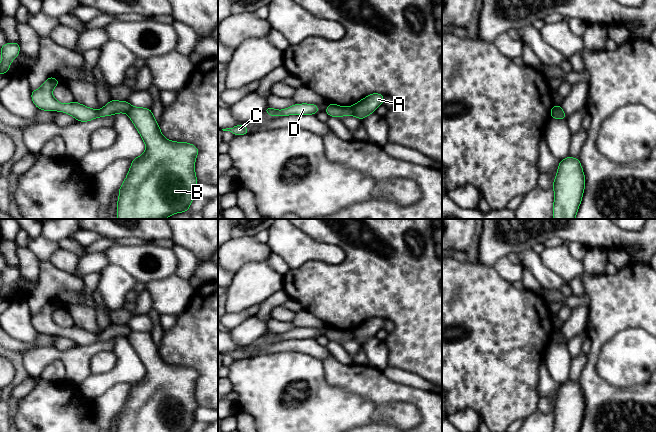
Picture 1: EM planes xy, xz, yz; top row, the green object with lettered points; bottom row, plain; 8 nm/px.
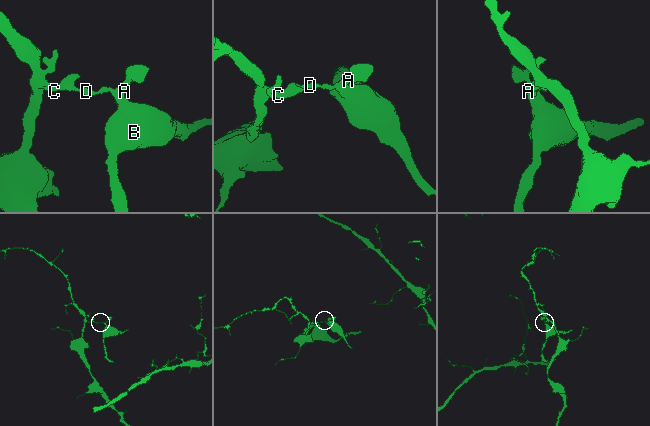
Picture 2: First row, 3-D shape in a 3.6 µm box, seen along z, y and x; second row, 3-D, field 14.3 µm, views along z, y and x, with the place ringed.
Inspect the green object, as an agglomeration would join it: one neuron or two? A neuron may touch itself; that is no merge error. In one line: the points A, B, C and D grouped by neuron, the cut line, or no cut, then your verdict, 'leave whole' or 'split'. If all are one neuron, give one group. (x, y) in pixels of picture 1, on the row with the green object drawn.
groups A B / C D; cut xz (351, 106), (354, 114); split

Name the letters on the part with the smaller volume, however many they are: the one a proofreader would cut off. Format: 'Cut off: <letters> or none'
Cut off: A, B

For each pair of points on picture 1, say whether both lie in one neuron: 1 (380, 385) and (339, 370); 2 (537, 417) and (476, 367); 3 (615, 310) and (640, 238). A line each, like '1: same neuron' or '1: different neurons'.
1: same neuron
2: different neurons
3: different neurons

